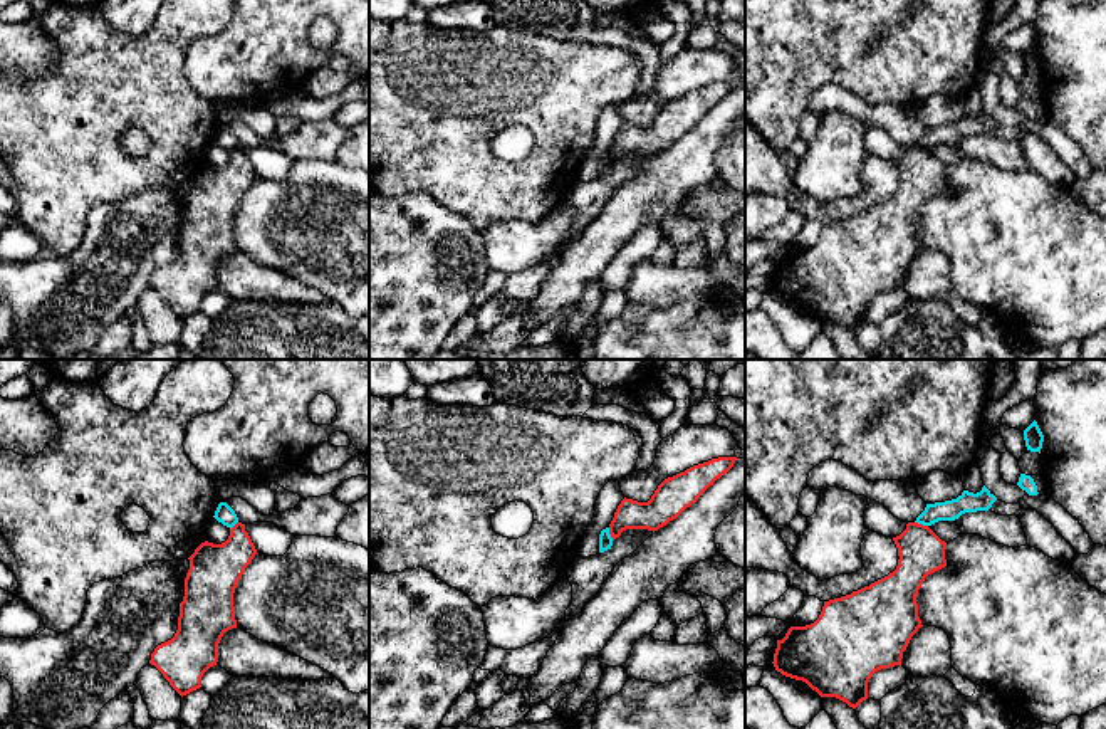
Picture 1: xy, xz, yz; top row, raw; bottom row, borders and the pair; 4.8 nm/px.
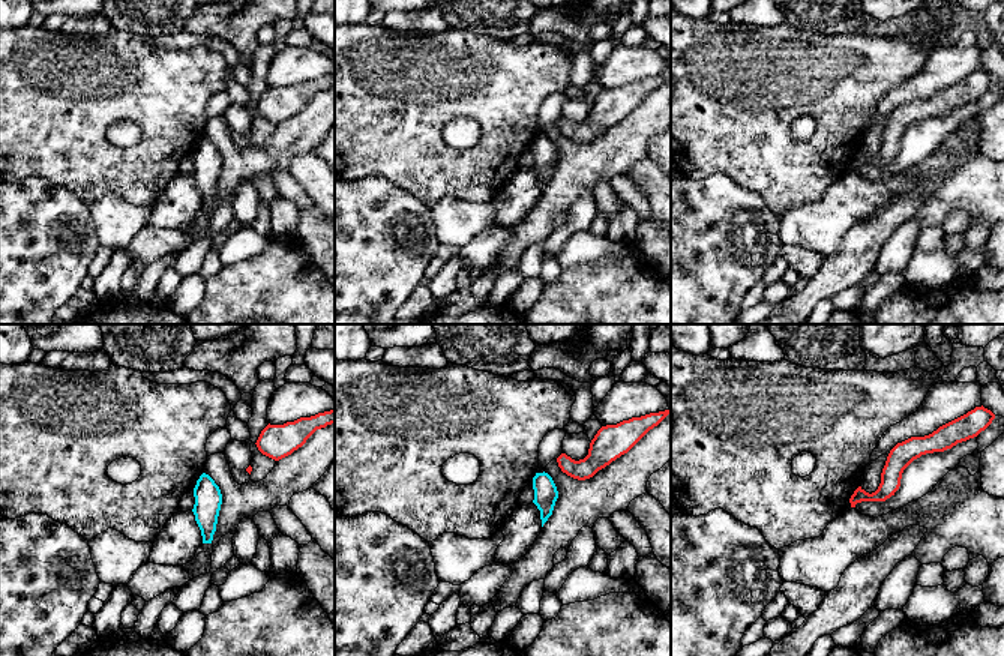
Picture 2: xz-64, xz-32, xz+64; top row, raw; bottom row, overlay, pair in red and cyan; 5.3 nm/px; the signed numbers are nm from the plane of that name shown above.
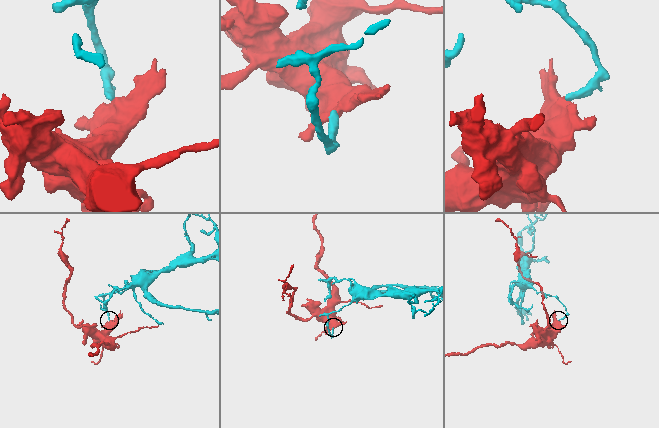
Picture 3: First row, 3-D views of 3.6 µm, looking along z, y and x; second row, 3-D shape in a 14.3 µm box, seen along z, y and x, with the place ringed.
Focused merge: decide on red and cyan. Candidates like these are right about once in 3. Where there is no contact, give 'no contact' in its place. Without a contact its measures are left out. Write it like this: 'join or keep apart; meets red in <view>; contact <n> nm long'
keep apart; meets red in xz; contact 70 nm long

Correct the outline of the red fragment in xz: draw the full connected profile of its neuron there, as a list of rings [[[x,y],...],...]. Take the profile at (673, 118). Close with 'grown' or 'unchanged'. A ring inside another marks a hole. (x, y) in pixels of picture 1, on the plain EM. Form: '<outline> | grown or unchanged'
[[[718,81],[665,102],[648,126],[623,123],[609,148],[613,165],[626,153],[658,155],[676,143],[717,102],[727,97],[737,81]]] | unchanged

